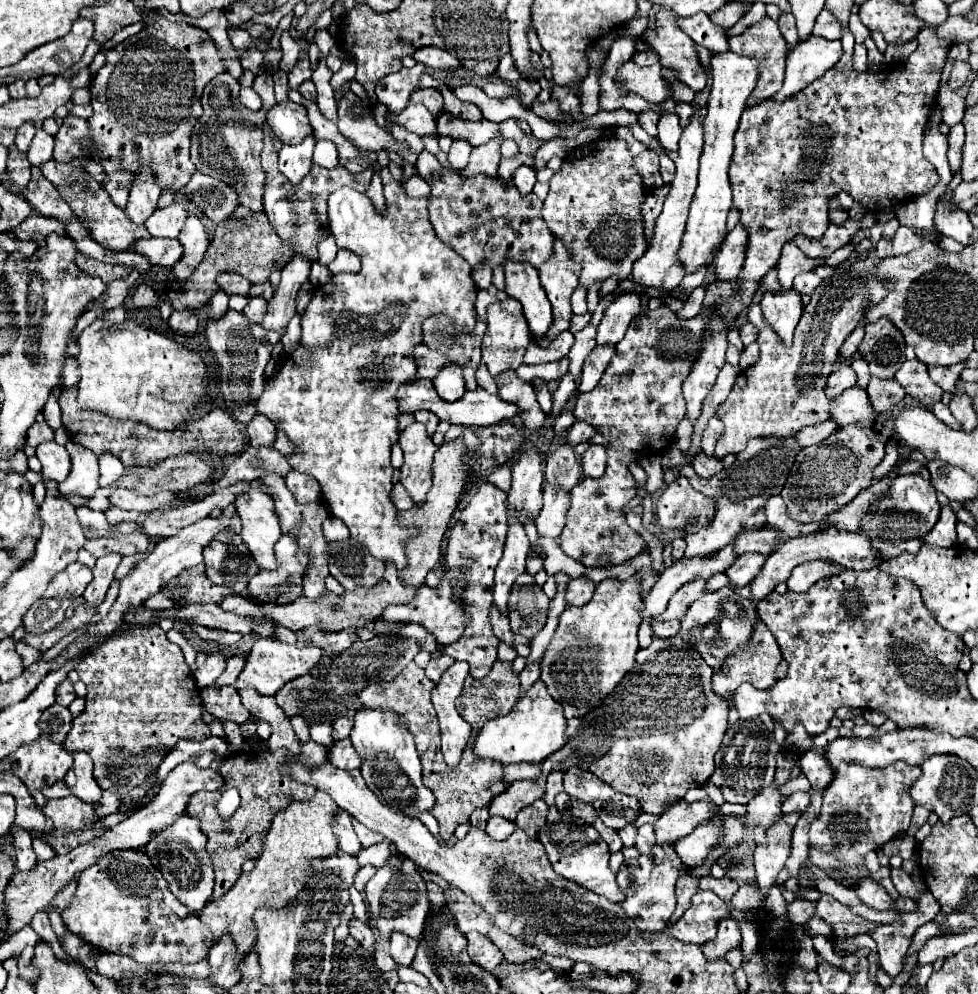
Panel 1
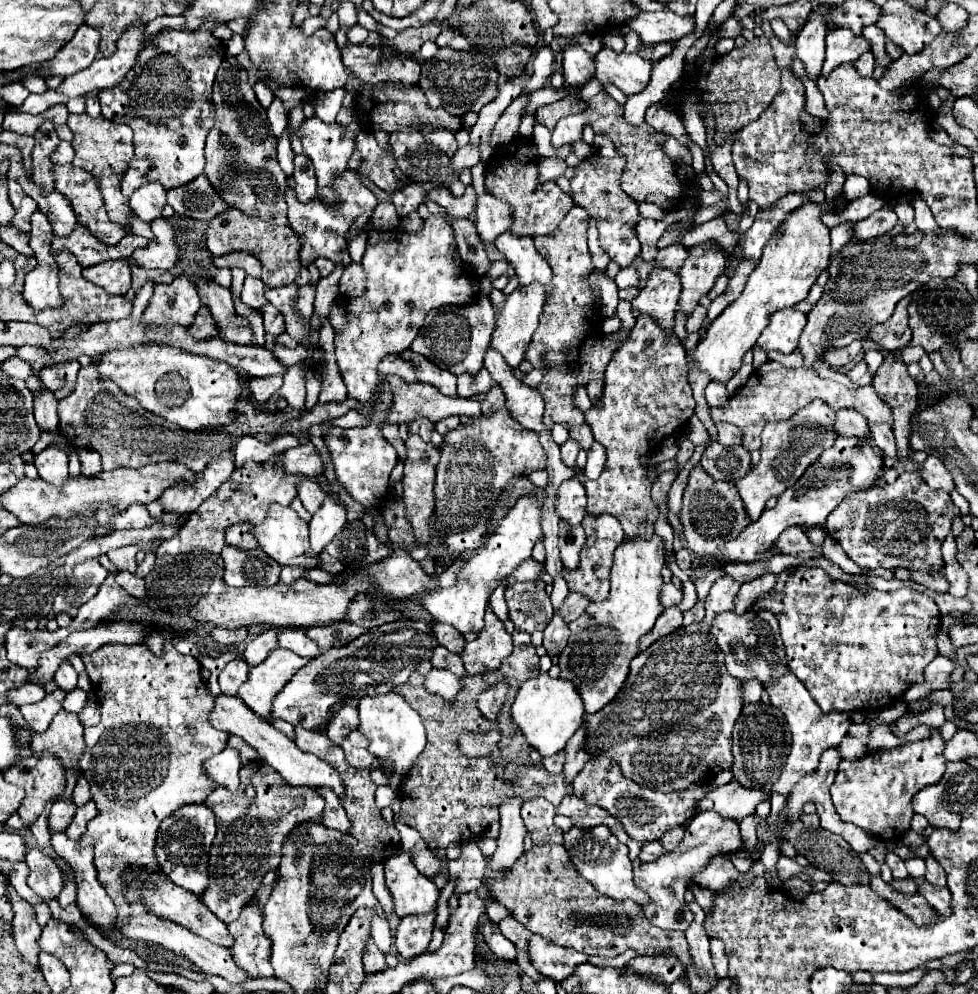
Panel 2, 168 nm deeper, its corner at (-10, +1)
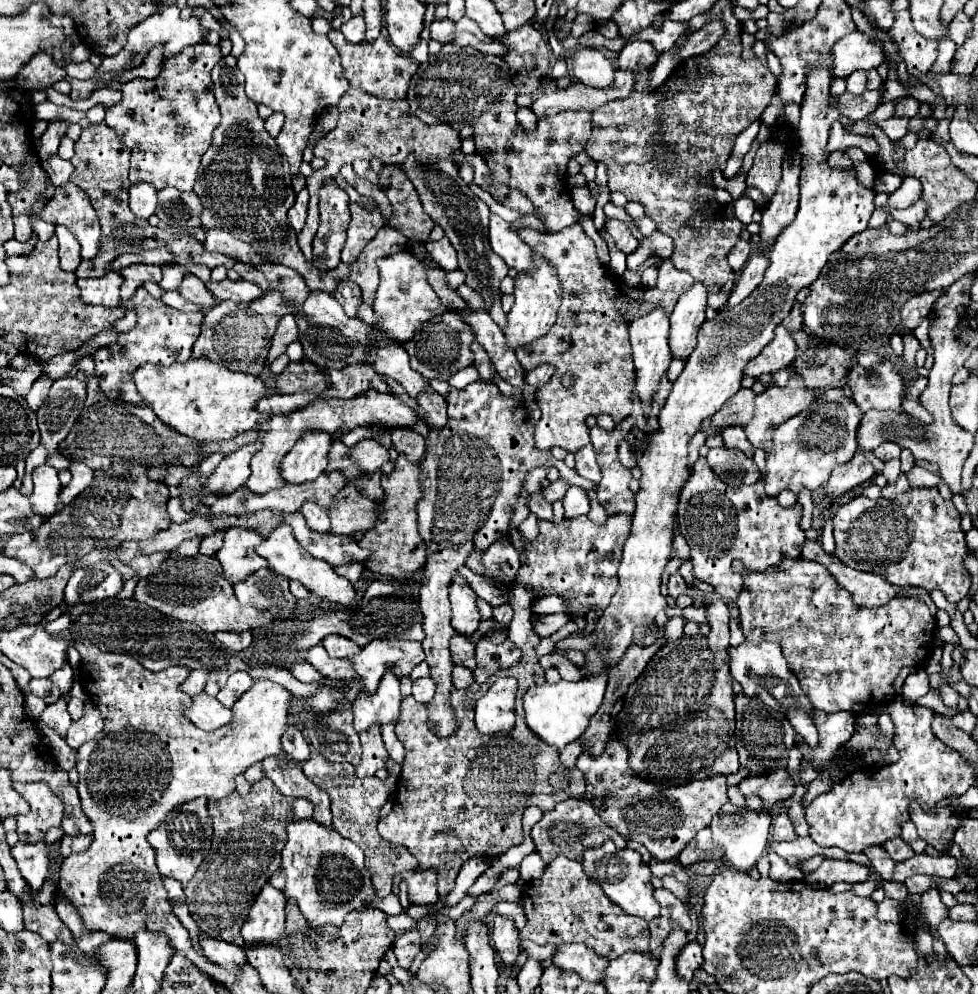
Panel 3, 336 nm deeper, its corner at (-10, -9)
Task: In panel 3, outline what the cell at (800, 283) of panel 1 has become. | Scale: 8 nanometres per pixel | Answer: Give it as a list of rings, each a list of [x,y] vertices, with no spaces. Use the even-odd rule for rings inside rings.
[[[795,304],[795,310],[791,310],[791,314],[781,322],[783,326],[787,326],[787,330],[791,332],[799,332],[803,328],[803,314],[801,314],[801,304]]]

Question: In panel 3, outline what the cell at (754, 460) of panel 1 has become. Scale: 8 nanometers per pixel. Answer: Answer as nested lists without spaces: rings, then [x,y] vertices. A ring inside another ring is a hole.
[[[841,388],[823,390],[815,398],[815,406],[833,406],[833,418],[821,416],[817,410],[807,410],[795,418],[789,418],[783,426],[779,426],[773,434],[773,448],[765,456],[767,472],[763,476],[765,494],[769,498],[779,496],[783,490],[791,490],[799,494],[801,490],[815,490],[823,482],[827,482],[831,470],[839,462],[847,462],[857,452],[857,426],[861,422],[861,410],[855,402],[847,400]]]

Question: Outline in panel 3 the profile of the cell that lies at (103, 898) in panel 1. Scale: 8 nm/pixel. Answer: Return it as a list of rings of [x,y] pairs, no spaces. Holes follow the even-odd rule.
[[[201,932],[199,946],[203,948],[203,952],[205,952],[205,956],[209,960],[221,964],[227,970],[235,970],[235,968],[247,964],[245,952],[237,944],[229,944],[225,940],[217,940],[217,938],[211,938],[205,932]]]

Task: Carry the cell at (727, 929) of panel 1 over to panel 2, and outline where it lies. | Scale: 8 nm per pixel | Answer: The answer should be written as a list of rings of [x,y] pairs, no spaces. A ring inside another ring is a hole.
[[[717,938],[711,940],[711,958],[713,958],[713,966],[715,966],[717,976],[725,978],[727,976],[727,956],[723,950],[723,942]]]

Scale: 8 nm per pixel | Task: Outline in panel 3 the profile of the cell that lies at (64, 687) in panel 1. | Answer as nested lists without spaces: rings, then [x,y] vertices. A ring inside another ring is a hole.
[[[65,662],[59,670],[55,670],[49,676],[49,680],[61,690],[61,694],[67,694],[71,690],[71,686],[73,686],[73,670],[71,670],[71,666]]]

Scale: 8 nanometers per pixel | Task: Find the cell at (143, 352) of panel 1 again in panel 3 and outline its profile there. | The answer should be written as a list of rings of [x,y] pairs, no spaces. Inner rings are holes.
[[[191,358],[171,366],[147,364],[137,368],[131,376],[139,394],[161,418],[161,422],[193,440],[221,442],[231,440],[247,430],[267,430],[269,418],[255,410],[257,402],[265,396],[267,390],[261,378],[251,374],[231,372],[229,368],[207,358]]]

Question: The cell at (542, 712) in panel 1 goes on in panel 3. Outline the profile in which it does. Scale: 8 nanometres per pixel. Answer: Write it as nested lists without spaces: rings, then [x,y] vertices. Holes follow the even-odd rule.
[[[599,674],[599,678],[585,678],[577,682],[559,680],[557,684],[531,686],[523,696],[525,722],[529,730],[537,734],[543,742],[555,746],[561,752],[567,744],[579,740],[579,736],[587,728],[587,718],[591,718],[591,714],[595,714],[595,710],[603,702],[605,686],[607,686],[607,674]]]

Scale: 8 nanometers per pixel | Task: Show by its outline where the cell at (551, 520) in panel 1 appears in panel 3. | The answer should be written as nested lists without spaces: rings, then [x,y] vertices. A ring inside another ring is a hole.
[[[577,486],[567,490],[567,494],[563,498],[563,506],[565,506],[565,518],[569,518],[569,520],[587,514],[591,508],[587,492],[583,488],[577,488]]]

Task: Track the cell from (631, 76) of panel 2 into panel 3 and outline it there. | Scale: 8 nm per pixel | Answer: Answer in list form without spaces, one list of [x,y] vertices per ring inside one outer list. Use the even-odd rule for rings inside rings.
[[[579,48],[573,54],[573,70],[575,78],[593,88],[609,88],[613,84],[613,62],[601,50]]]

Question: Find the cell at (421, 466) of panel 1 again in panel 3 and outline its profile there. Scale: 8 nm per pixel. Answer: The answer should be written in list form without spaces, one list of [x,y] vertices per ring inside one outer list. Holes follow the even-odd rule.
[[[399,454],[395,462],[395,470],[389,476],[381,478],[381,486],[385,488],[385,520],[377,520],[375,528],[371,532],[365,532],[361,546],[367,546],[373,550],[371,562],[365,566],[373,572],[387,574],[393,578],[409,578],[415,570],[419,570],[427,560],[427,544],[423,542],[419,528],[417,528],[417,502],[423,498],[421,488],[421,472],[419,462],[409,462],[407,454]]]

